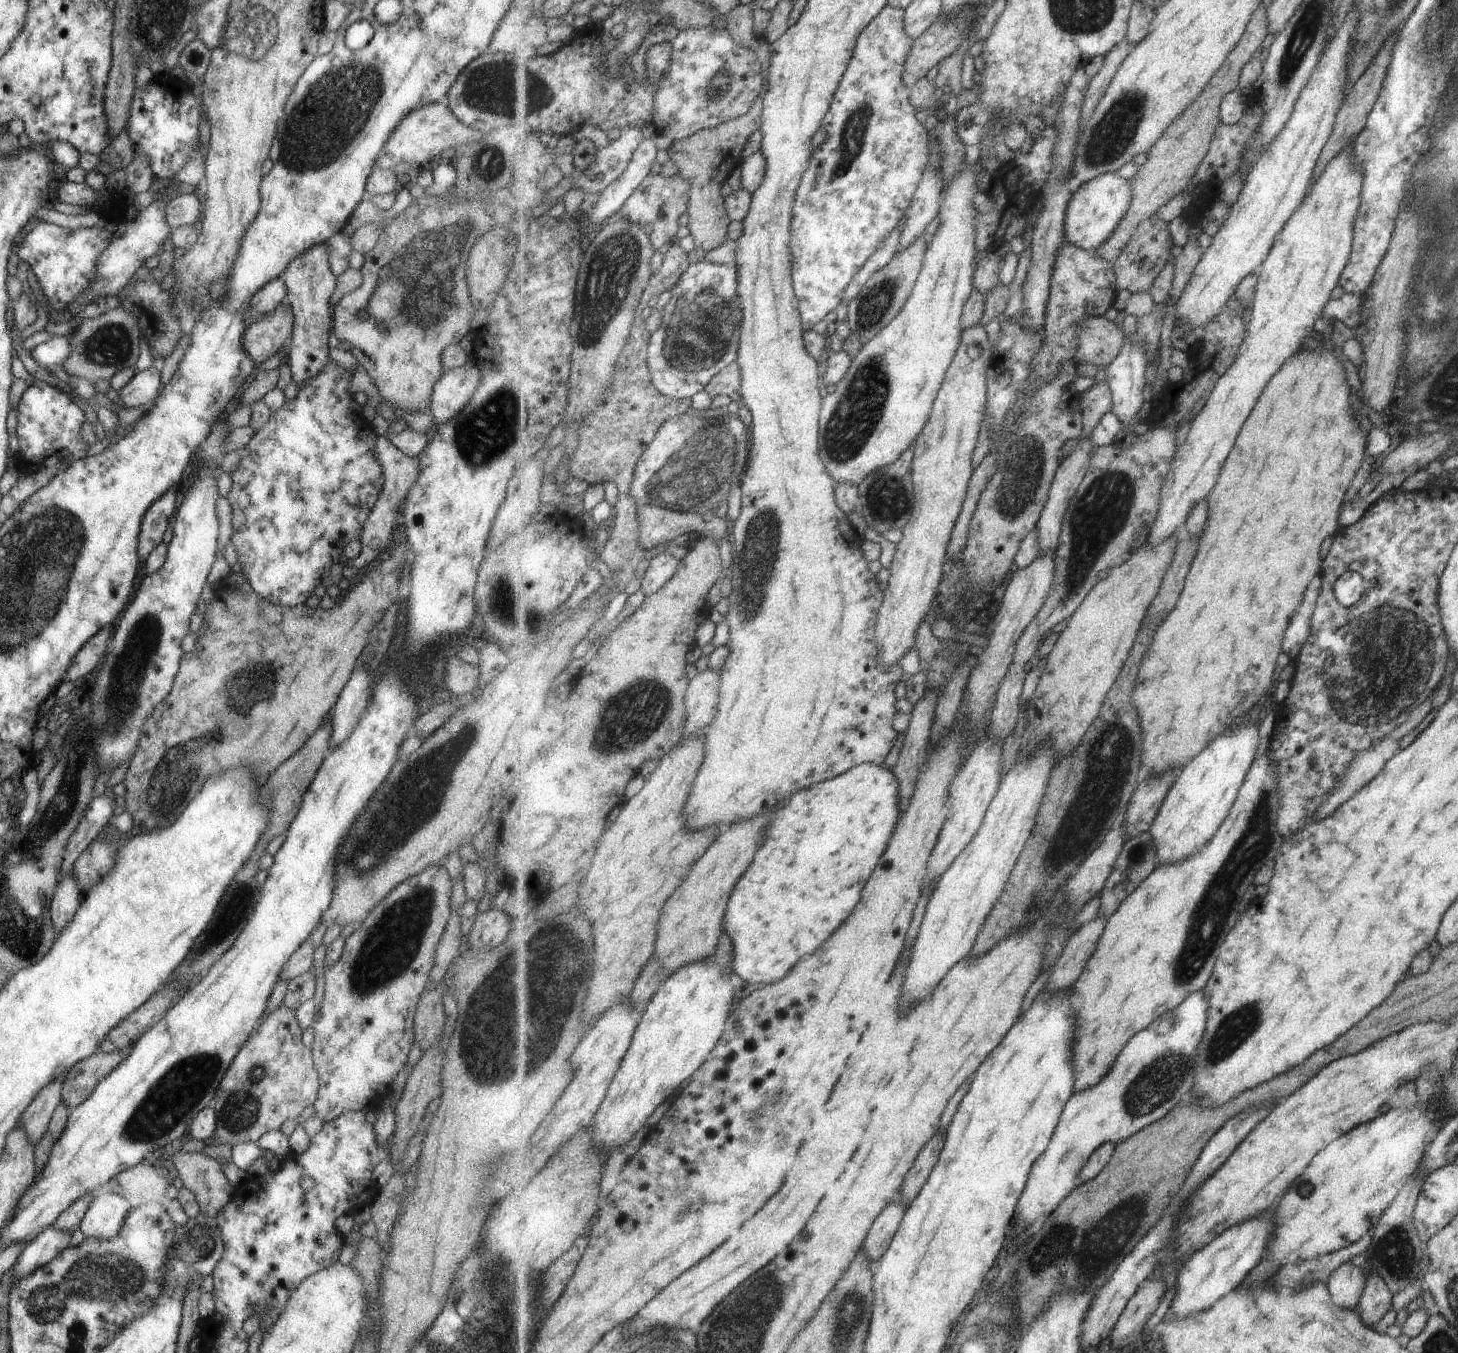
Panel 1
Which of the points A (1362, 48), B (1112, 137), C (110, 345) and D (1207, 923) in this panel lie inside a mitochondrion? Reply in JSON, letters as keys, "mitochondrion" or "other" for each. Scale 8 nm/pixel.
{"A":"mitochondrion","B":"mitochondrion","C":"mitochondrion","D":"mitochondrion"}

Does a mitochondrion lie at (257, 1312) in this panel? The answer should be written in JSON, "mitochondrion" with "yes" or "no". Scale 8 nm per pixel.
{"mitochondrion":"no"}

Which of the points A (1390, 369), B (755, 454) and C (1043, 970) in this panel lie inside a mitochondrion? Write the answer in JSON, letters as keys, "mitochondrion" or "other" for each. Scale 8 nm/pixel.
{"A":"other","B":"mitochondrion","C":"other"}

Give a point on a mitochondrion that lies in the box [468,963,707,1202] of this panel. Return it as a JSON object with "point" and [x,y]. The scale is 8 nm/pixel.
{"point":[497,1034]}

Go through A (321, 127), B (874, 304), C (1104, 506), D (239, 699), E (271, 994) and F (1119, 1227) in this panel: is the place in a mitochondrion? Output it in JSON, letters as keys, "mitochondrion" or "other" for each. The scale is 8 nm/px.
{"A":"mitochondrion","B":"mitochondrion","C":"mitochondrion","D":"mitochondrion","E":"other","F":"mitochondrion"}

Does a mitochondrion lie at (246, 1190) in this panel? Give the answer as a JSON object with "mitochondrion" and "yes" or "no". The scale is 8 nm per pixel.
{"mitochondrion":"no"}

